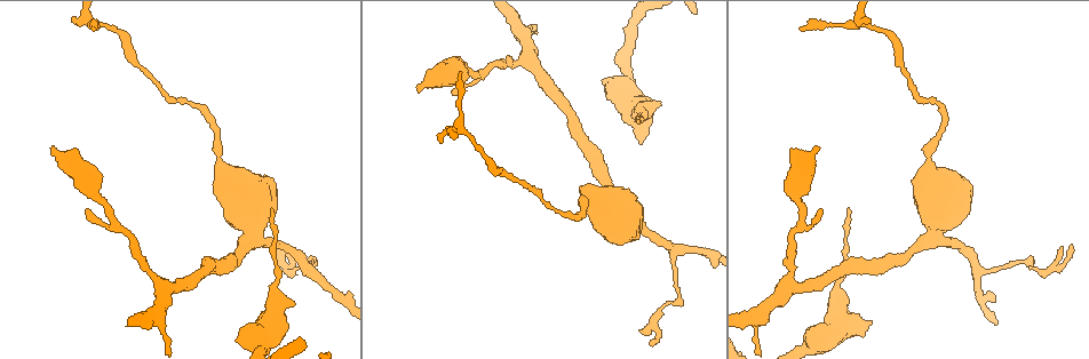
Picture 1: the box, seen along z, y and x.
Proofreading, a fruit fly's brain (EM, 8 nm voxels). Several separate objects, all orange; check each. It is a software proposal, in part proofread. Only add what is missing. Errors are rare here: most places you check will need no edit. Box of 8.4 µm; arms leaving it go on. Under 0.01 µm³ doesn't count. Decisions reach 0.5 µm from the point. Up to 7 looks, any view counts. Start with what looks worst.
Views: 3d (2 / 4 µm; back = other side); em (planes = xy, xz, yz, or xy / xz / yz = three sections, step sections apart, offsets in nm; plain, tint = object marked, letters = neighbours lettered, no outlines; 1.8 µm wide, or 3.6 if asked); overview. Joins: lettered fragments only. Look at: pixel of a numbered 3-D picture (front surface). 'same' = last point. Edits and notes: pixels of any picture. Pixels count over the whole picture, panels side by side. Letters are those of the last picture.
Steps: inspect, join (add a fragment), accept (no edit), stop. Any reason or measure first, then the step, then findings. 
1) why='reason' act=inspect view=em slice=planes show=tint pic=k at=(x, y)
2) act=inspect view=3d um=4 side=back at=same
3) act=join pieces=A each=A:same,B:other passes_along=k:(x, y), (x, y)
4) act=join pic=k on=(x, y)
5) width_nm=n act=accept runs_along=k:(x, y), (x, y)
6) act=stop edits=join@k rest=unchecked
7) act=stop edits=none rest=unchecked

why='tapers out' act=inspect view=3d um=2 pic=1 at=(1061, 247)

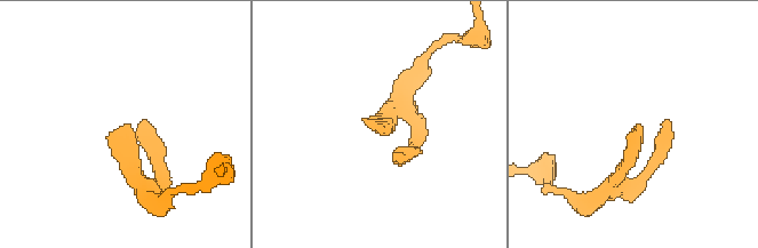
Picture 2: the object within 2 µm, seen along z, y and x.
why='shape alone is not enough' act=inspect view=em slice=yz step=8 show=tint pic=2 at=(370, 128)

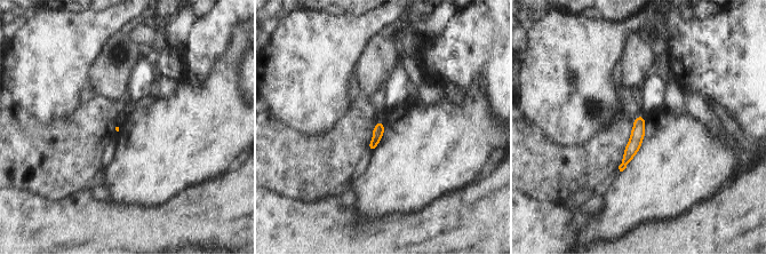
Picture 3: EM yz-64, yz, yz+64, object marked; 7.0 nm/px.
act=inspect view=em slice=planes show=letters at=same

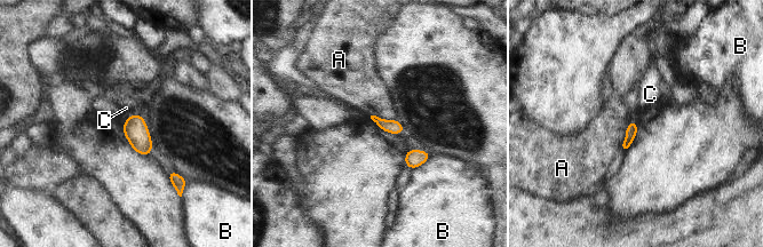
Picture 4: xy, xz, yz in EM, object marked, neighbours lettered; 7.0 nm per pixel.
width_nm=80 act=accept each=A:other,B:other,C:other border=4:(634, 119), (620, 148) found='none of them fits'

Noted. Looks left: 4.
why='free end' act=inspect view=3d um=4 pic=1 at=(635, 121)

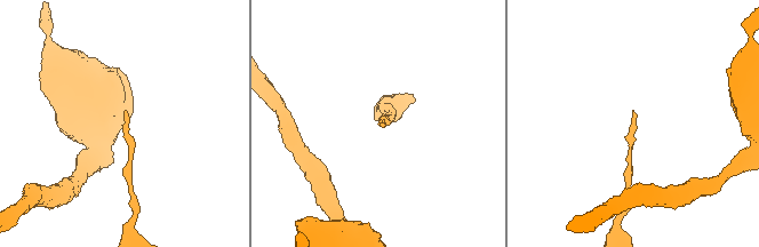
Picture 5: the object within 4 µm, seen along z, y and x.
act=inspect view=em slice=planes show=letters pic=5 at=(632, 110)

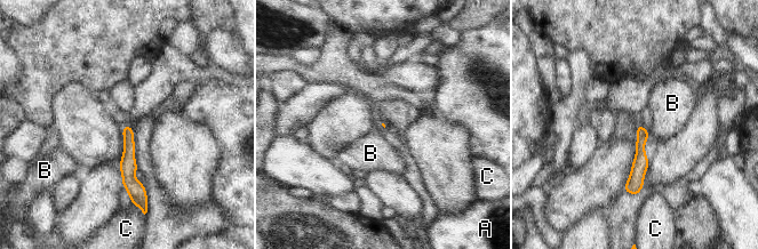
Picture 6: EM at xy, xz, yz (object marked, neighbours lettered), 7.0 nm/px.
act=accept each=A:other,B:other,C:other border=6:(646, 129), (649, 137) found='no lettered fragment goes on from it'

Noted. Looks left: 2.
why='free end' act=inspect view=em slice=planes show=letters pic=1 at=(870, 21)

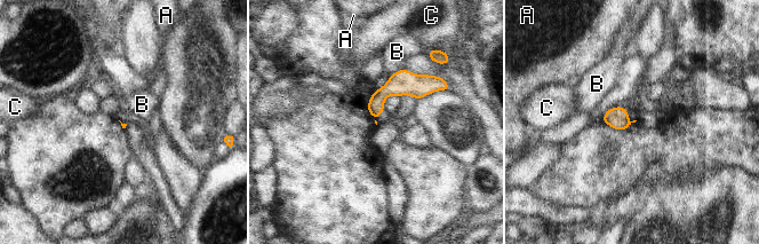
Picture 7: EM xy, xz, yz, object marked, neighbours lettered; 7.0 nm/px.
act=accept each=A:other,B:other,C:other border=7:(404, 68), (394, 71), (389, 77) found='no lettered fragment goes on from it'

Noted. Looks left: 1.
act=stop edits=none rest=unchecked

